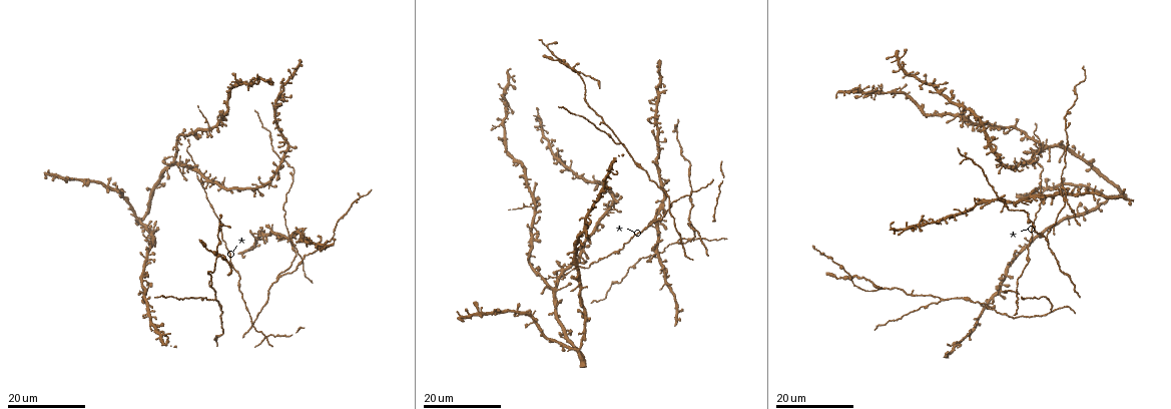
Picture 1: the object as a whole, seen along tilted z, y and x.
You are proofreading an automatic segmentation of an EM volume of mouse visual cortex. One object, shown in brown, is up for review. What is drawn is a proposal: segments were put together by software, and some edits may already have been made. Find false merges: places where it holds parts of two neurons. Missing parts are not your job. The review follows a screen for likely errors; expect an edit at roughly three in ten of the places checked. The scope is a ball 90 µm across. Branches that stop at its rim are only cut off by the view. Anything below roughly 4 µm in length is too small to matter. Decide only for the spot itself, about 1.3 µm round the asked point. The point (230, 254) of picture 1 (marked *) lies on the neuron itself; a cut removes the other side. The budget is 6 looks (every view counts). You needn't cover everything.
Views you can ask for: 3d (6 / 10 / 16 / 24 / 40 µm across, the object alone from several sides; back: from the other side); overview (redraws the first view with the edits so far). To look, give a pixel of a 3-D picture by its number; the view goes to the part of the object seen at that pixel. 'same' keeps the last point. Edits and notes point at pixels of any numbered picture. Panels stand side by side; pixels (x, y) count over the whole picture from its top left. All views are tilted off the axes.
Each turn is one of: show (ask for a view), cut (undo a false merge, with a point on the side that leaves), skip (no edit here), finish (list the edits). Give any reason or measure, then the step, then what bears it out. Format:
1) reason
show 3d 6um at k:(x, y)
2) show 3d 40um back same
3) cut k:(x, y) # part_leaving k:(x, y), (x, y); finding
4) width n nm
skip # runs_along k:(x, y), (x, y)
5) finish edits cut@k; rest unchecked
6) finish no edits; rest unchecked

four or more arms meet
show 3d 16um at 1:(971, 124)

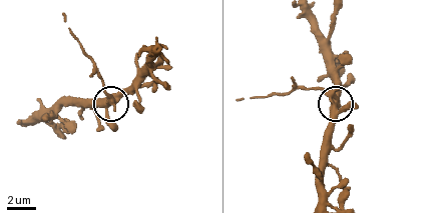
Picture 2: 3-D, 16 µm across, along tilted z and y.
show 3d 10um at 2:(116, 98)

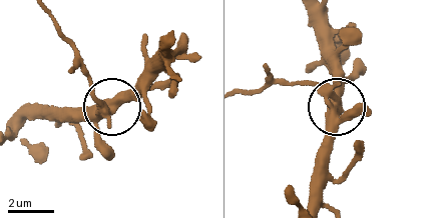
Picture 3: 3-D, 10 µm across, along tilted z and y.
width 420 nm
cut 3:(91, 84) # part_leaving 3:(102, 111), (90, 77), (50, 11); a second neuron is stuck on

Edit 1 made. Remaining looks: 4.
looks like a crossing
show 3d 16um at 1:(1066, 196)

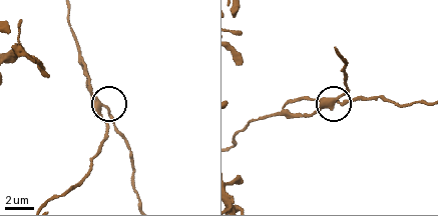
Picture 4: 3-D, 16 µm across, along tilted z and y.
closer look
show 3d 10um at 4:(102, 104)

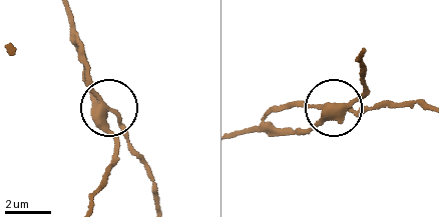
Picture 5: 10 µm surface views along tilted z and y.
closer look
show 3d 6um at 5:(107, 108)

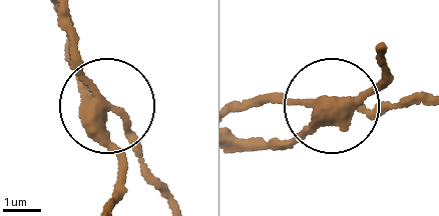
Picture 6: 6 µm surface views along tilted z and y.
width 370 nm
skip # runs_along 6:(379, 53), (378, 91), (339, 108), (418, 98); all the same neuron

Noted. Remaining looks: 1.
finish edits cut@3; rest unchecked

